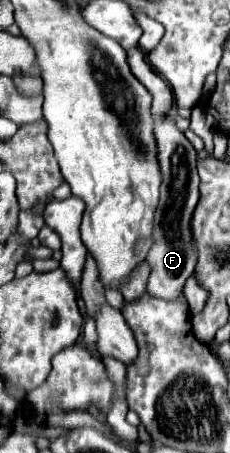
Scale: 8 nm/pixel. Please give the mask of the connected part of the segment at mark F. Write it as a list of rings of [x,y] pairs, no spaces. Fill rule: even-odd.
[[[160,119],[154,123],[154,135],[158,141],[158,161],[162,167],[162,195],[156,209],[154,221],[154,245],[146,257],[152,267],[148,279],[148,295],[176,301],[182,297],[182,289],[186,279],[192,275],[196,265],[196,253],[192,243],[190,221],[194,213],[194,205],[198,203],[198,173],[196,173],[196,151],[190,141],[178,131],[172,119]]]

